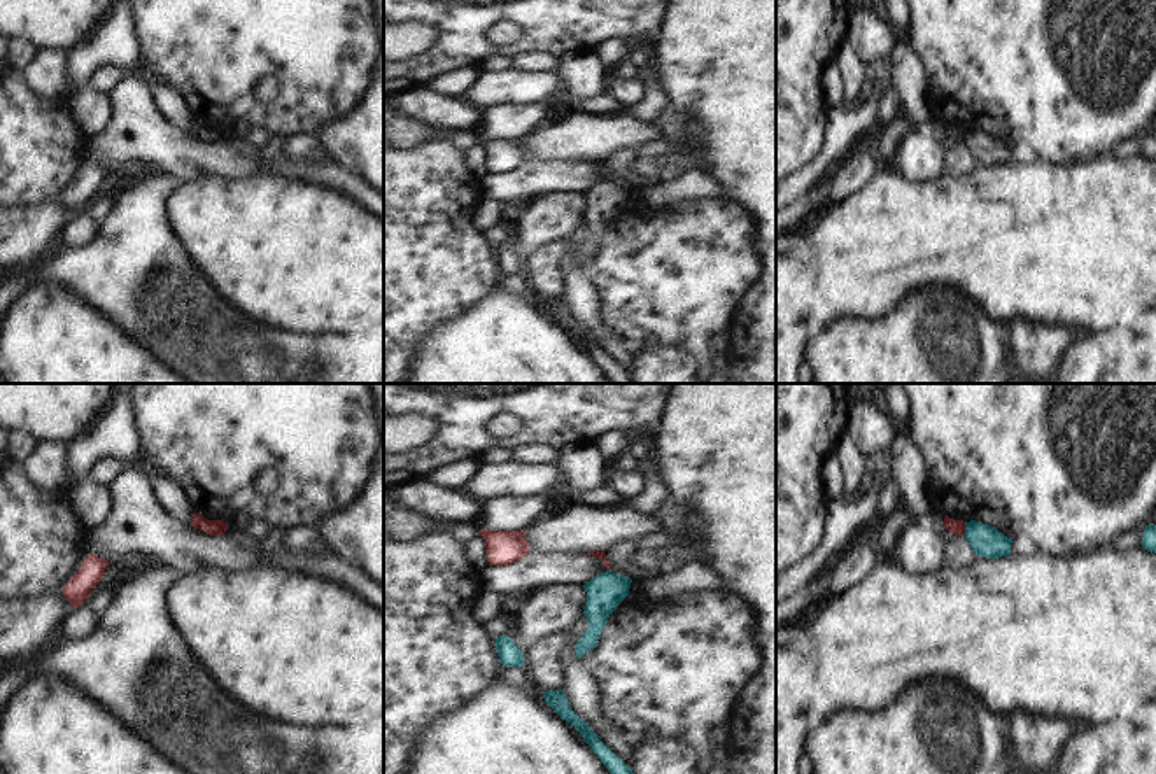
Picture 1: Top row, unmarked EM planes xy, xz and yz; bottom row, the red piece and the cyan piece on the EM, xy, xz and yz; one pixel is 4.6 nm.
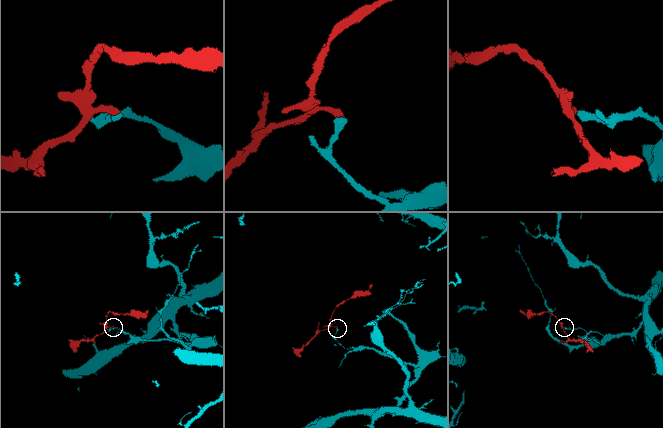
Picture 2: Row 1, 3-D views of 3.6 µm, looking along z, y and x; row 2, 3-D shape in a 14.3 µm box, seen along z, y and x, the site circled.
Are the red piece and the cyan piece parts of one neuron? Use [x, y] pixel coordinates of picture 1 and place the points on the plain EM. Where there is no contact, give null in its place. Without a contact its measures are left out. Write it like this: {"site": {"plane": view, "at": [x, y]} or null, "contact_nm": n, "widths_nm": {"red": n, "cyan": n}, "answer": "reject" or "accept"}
{"site": {"plane": "yz", "at": [964, 137]}, "contact_nm": 70, "widths_nm": {"red": 70, "cyan": 140}, "answer": "reject"}

